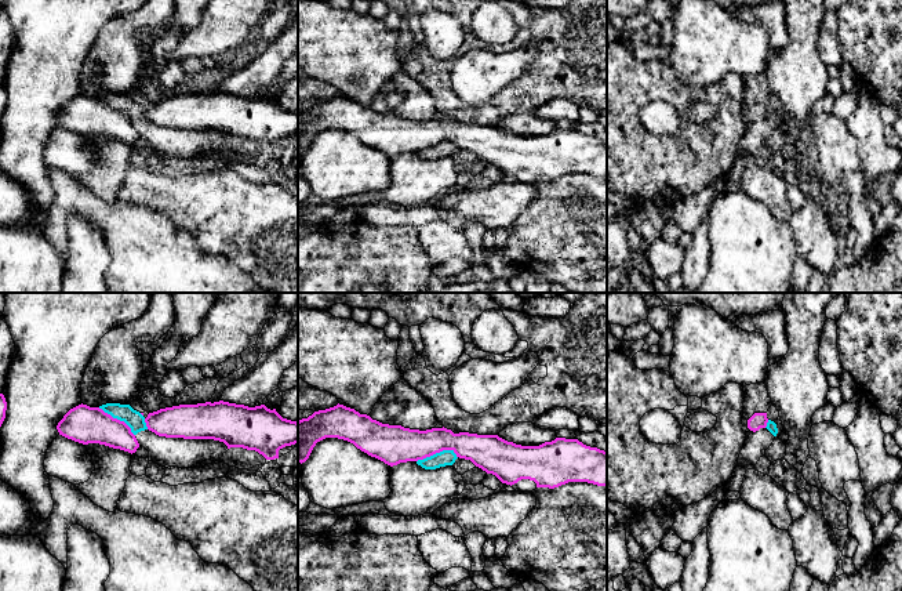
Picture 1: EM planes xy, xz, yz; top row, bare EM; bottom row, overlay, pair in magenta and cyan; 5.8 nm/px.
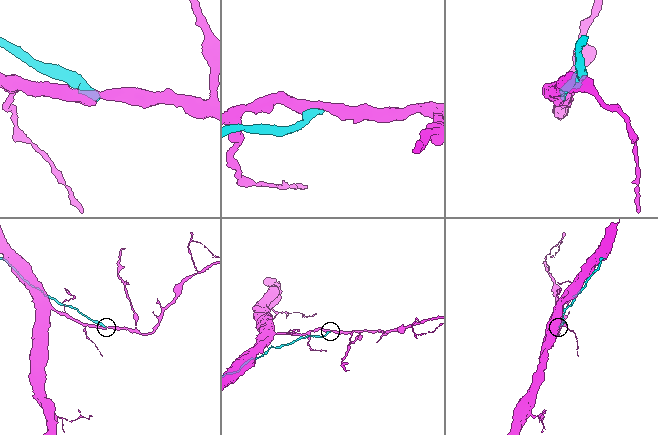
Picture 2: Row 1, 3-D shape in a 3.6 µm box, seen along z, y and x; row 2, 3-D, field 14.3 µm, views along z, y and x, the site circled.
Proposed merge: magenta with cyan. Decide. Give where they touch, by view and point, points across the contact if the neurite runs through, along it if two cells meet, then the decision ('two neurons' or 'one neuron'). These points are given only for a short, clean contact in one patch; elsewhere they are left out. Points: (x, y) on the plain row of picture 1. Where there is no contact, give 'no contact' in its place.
meets magenta in xz at (436, 142); border along xz (457, 145), (451, 141), (440, 141), (417, 152); two neurons

